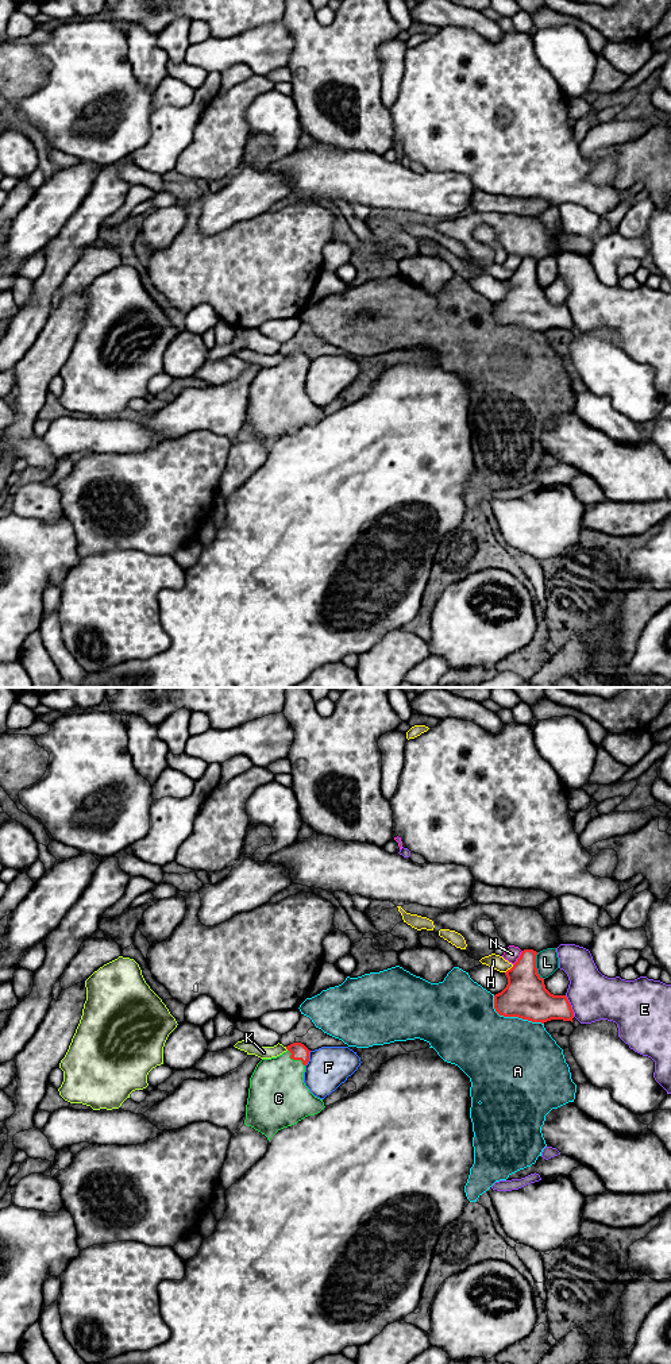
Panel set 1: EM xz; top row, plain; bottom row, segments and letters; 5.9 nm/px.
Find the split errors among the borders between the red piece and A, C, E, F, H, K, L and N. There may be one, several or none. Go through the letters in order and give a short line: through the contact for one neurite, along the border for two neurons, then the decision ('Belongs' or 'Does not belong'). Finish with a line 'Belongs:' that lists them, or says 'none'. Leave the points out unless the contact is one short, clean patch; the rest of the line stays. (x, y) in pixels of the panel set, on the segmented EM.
A: Does not belong
C: Line: xz (299, 1051), (294, 1059), (278, 1082), (277, 1097). Belongs
E: Does not belong
F: Does not belong
H: Does not belong
K: Line: xz (285, 1047), (288, 1050). Does not belong
L: Does not belong
N: Does not belong
Belongs: C

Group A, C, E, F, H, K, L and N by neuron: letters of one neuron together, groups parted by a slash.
A / C / E / F / H / K / L / N

